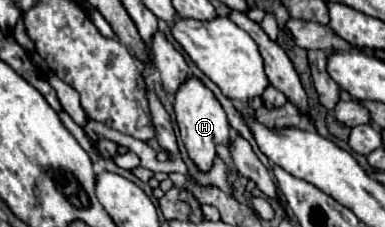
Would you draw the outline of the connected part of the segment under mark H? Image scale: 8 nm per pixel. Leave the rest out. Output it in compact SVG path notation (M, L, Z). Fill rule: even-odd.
M190 78L176 92L174 110L176 110L178 128L180 128L180 138L186 146L190 160L196 164L196 168L200 172L208 172L214 166L214 160L218 156L216 146L230 146L230 142L232 142L230 140L232 138L230 124L226 120L226 114L224 114L220 102L214 98L214 94L198 78Z

